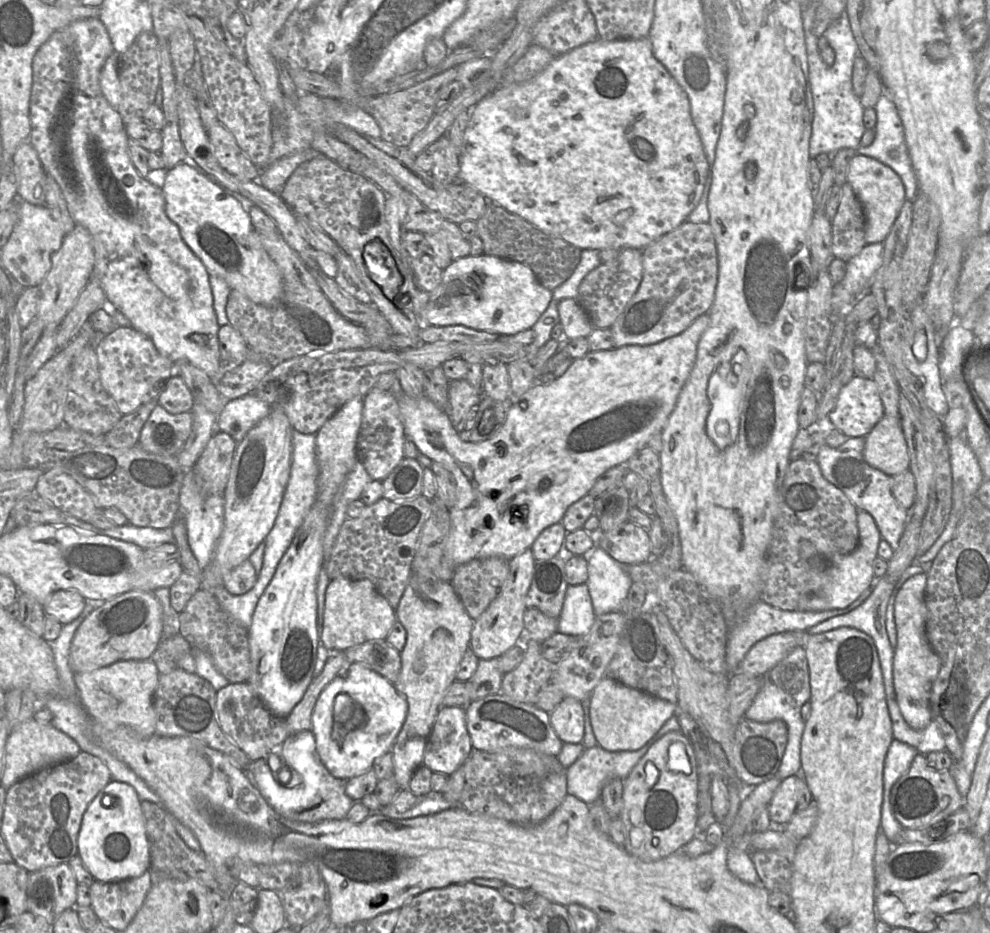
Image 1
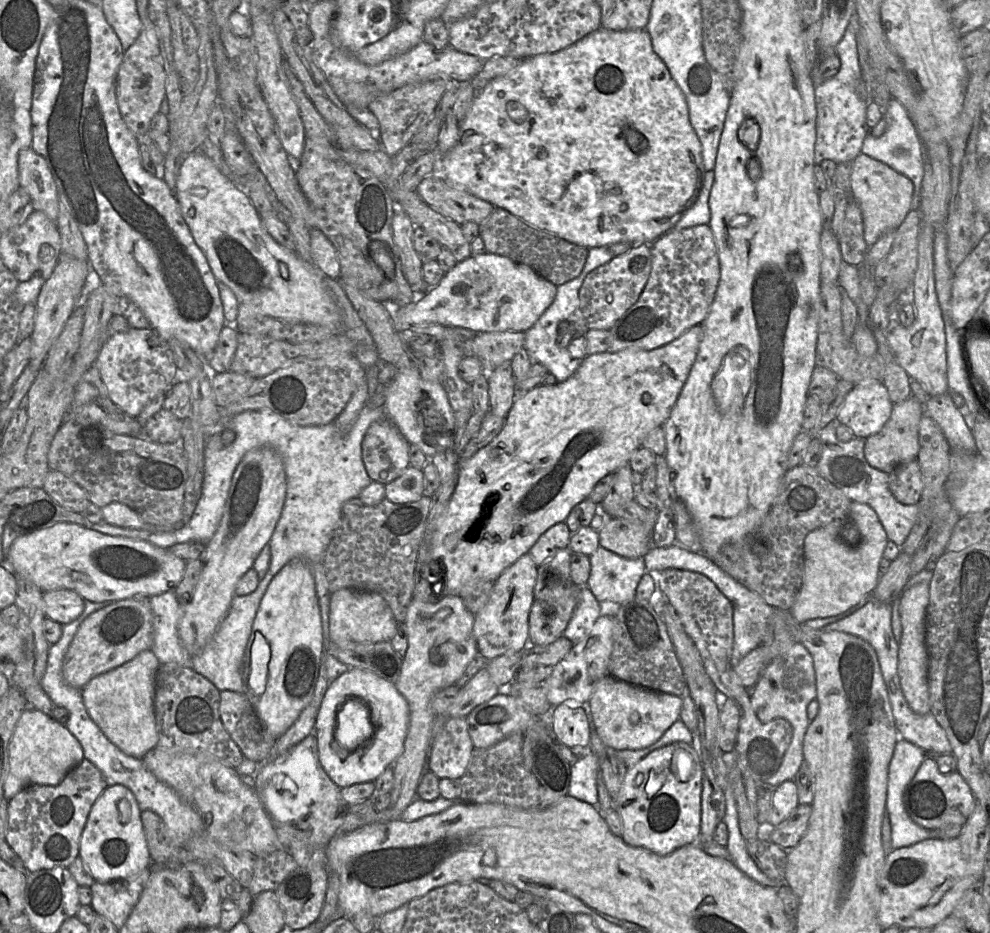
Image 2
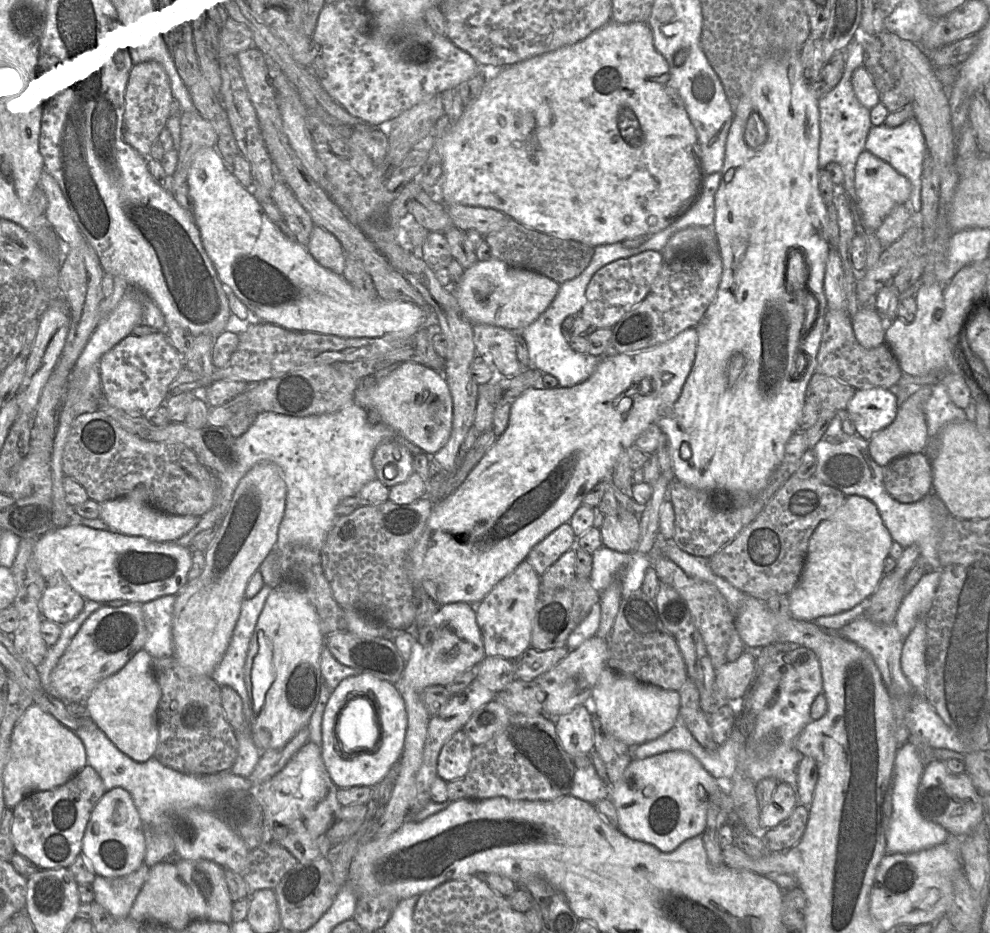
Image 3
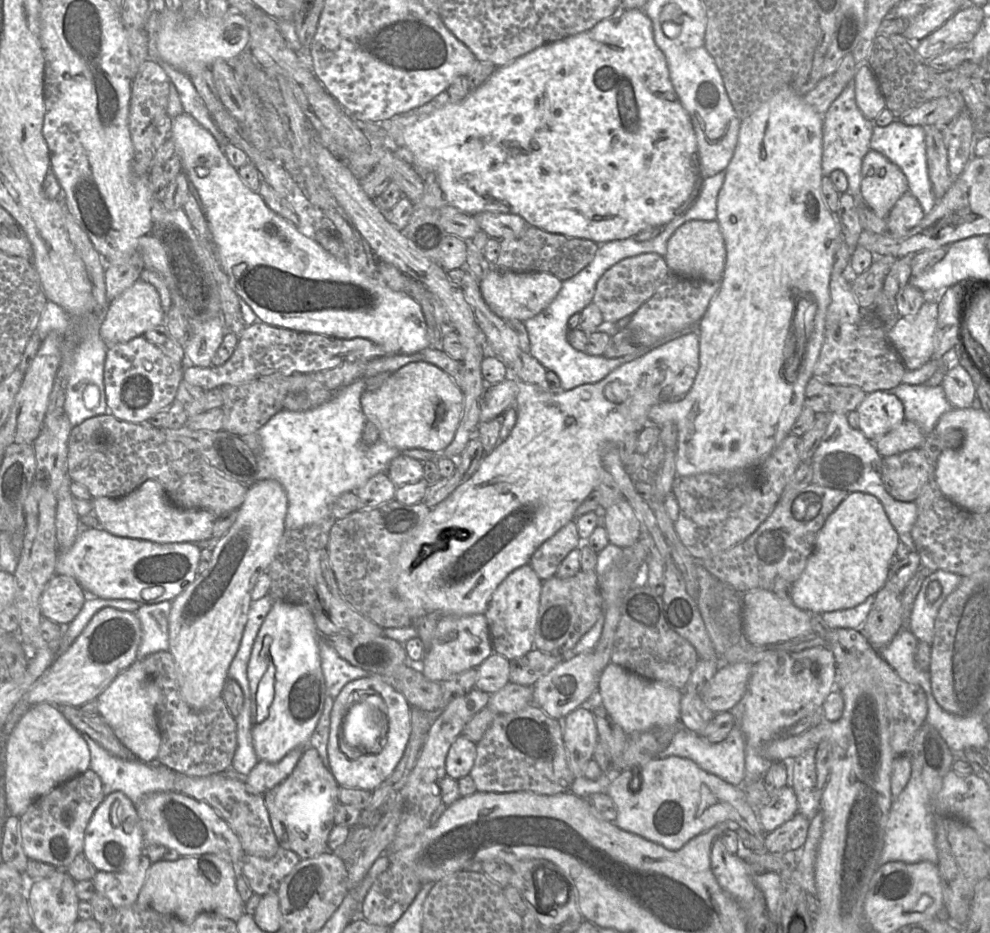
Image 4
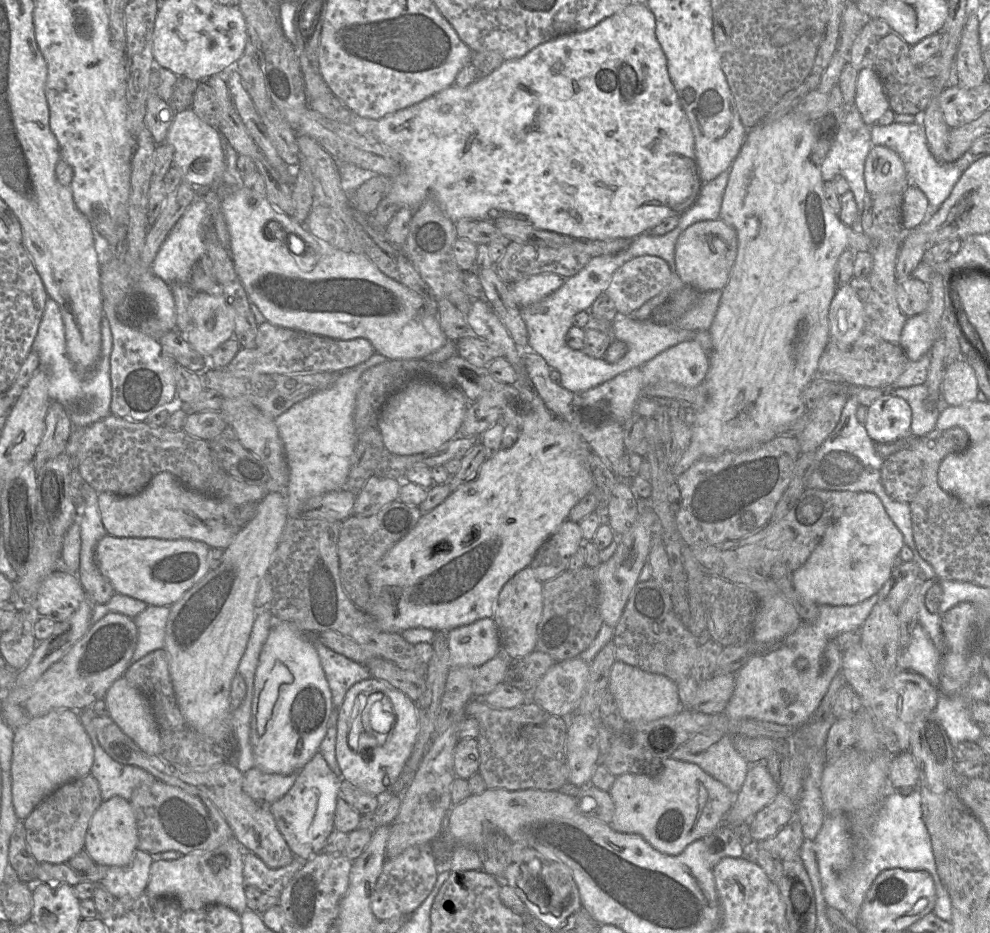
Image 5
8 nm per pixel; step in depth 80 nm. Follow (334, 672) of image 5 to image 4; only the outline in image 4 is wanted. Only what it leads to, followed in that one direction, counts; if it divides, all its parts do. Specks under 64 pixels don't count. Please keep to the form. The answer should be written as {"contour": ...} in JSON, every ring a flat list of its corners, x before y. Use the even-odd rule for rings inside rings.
{"contour":[[324,636,318,642,321,668,324,677,325,692,333,699,348,682,371,675,342,659,325,641]]}

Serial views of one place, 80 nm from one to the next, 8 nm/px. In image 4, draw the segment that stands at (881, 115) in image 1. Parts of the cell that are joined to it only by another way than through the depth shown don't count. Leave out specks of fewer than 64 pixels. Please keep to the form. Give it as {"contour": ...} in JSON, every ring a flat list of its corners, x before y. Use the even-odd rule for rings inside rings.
{"contour":[[898,119,884,127,874,125,870,149,880,152,902,170,908,181,909,192,918,199,925,215,929,214,937,199,928,175,925,127,906,125]]}

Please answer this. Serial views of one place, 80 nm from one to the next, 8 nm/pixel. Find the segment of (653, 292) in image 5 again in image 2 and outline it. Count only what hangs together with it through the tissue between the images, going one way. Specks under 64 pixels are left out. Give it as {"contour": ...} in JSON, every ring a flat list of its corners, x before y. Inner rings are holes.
{"contour":[[634,243,625,254,593,270,585,278,579,300,588,329,611,329,614,323,637,301,644,290,652,269,652,249,647,243]]}

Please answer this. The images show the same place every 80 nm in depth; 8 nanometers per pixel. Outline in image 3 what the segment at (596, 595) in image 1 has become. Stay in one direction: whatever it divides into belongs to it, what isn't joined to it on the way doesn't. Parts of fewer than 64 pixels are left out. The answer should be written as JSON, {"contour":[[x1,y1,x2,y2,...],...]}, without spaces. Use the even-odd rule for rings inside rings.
{"contour":[[601,546,593,554,590,582,602,593,614,582,620,581,622,598,641,589,651,556,633,552,618,552]]}

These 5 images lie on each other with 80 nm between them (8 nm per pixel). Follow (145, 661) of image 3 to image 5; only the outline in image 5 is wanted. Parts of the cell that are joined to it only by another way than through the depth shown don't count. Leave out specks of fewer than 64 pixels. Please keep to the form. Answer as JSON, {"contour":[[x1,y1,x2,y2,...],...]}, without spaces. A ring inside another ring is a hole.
{"contour":[[122,676,107,690,103,700,109,717,145,753,160,755,161,735,146,696]]}

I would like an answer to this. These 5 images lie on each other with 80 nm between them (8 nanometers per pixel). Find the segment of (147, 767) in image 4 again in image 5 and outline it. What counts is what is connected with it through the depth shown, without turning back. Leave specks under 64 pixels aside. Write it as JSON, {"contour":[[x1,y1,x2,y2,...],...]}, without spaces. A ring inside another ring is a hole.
{"contour":[[90,707,77,712,93,745,94,761,90,773,98,781,102,802,113,796,121,796,130,801,135,788,158,780,138,766,122,764,109,756,97,740,92,724,94,714]]}

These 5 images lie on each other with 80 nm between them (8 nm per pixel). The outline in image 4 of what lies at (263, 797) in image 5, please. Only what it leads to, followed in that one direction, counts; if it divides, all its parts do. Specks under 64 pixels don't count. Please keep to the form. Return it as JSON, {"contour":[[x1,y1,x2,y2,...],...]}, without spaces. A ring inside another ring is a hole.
{"contour":[[297,747,278,762,259,761,245,777,247,789,263,796,291,774,304,750]]}

